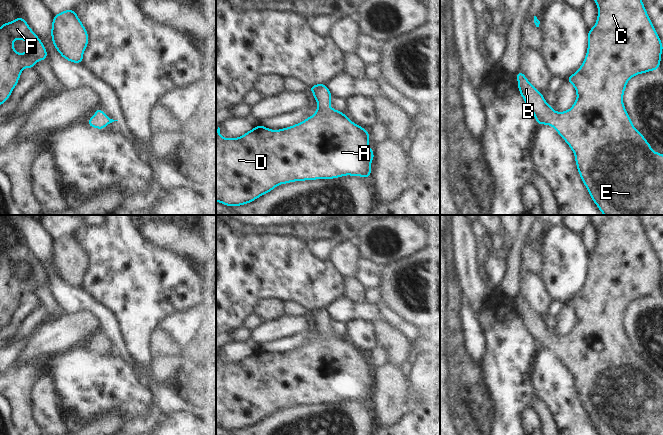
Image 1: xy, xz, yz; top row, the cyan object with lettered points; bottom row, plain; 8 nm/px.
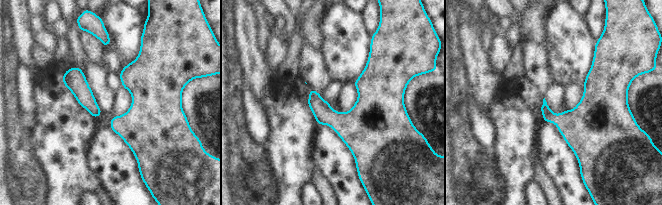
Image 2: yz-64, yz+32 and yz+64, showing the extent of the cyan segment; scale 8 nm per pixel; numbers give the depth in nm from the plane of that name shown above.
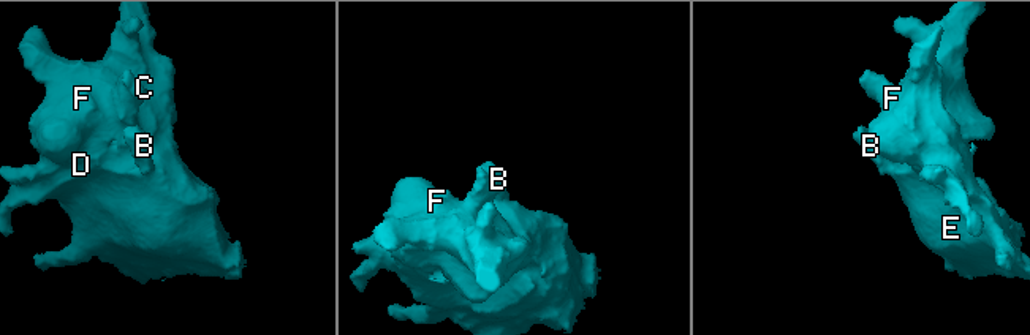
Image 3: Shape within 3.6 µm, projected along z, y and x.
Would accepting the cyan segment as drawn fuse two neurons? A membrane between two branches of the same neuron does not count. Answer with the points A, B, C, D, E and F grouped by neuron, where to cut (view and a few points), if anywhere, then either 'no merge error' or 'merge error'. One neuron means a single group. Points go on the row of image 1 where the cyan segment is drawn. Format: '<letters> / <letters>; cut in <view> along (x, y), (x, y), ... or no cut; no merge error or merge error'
A B C D E F; no cut; no merge error

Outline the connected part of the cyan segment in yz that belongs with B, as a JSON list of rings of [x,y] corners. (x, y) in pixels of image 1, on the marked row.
[[[642,0],[594,1],[598,7],[598,16],[594,27],[588,31],[588,49],[584,62],[581,67],[567,79],[567,81],[575,87],[577,93],[577,99],[573,106],[565,112],[554,111],[553,108],[545,101],[542,93],[529,83],[528,79],[521,71],[518,71],[516,74],[519,93],[522,95],[524,102],[533,113],[537,124],[546,124],[552,126],[570,146],[575,155],[575,161],[579,175],[582,178],[582,181],[587,190],[589,191],[592,200],[604,215],[663,215],[663,155],[658,152],[654,152],[645,137],[636,130],[623,104],[623,94],[625,92],[626,84],[633,76],[659,69],[663,44],[661,43],[661,40],[653,24],[651,23],[650,17],[647,15],[647,11]]]

